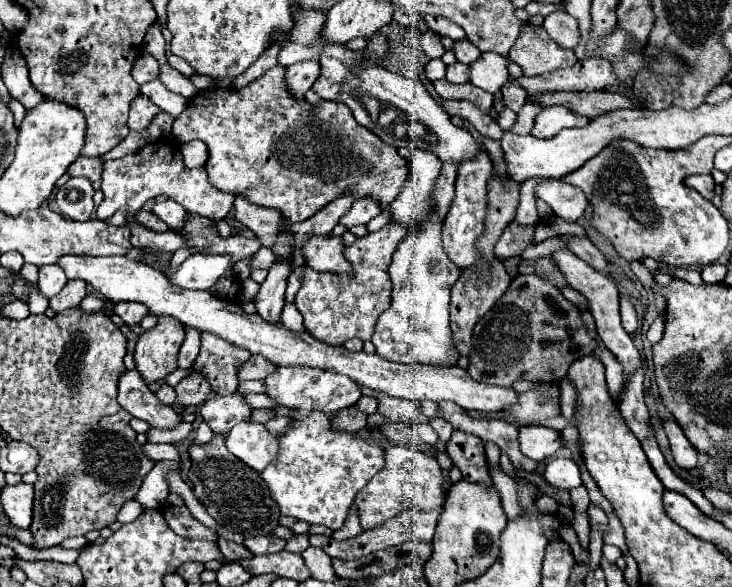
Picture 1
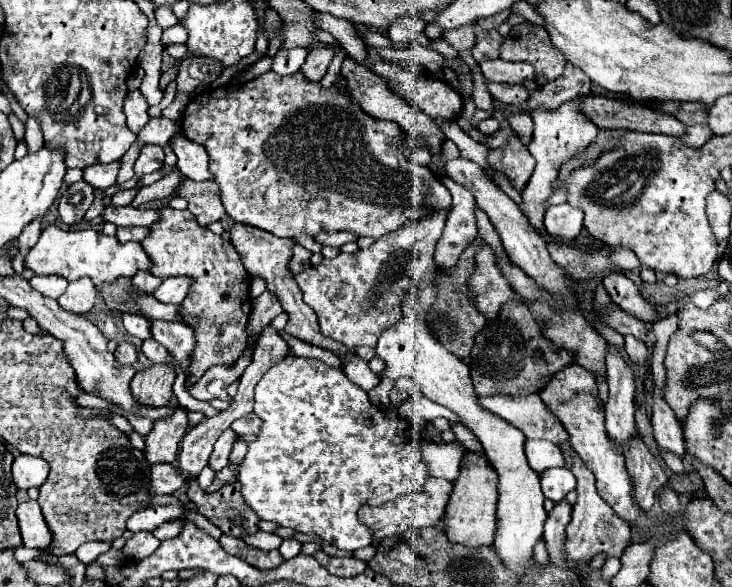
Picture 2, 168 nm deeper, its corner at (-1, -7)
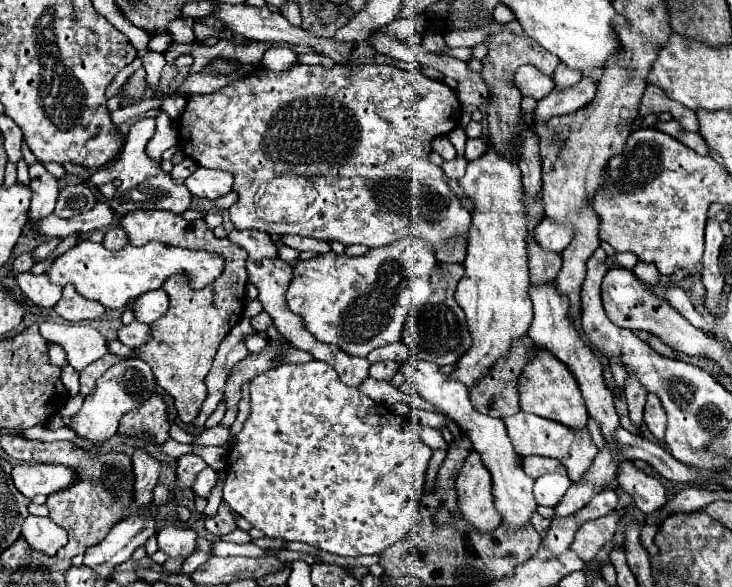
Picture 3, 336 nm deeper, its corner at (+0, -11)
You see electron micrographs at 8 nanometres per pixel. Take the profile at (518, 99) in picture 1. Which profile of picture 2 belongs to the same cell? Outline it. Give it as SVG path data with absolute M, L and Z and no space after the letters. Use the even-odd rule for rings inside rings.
M516 113L510 117L512 131L520 137L524 147L532 141L532 117L528 113Z

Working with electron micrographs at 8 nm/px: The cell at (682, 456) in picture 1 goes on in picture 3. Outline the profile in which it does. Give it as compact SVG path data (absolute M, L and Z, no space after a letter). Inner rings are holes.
M649 393L647 395L647 407L645 407L645 425L647 429L657 437L665 439L665 429L667 429L667 413L659 401L657 395Z

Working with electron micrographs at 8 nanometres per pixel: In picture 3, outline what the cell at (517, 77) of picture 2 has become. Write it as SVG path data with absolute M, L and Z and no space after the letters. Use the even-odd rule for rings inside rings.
M521 65L517 71L515 71L515 77L513 77L513 83L515 87L521 91L521 95L531 95L535 97L537 101L543 99L545 95L549 95L555 87L553 79L543 75L539 69L535 69L533 65Z

